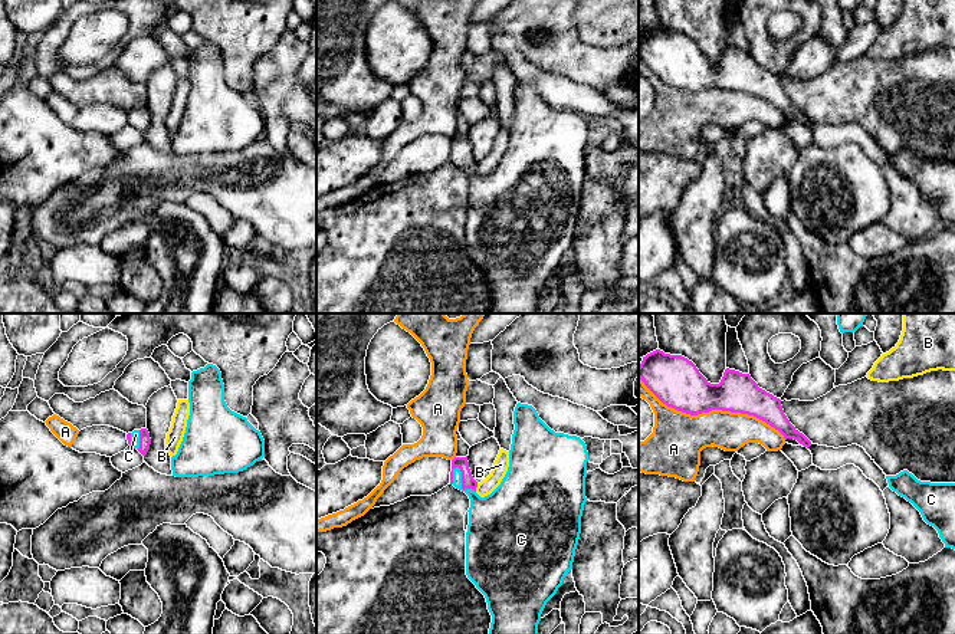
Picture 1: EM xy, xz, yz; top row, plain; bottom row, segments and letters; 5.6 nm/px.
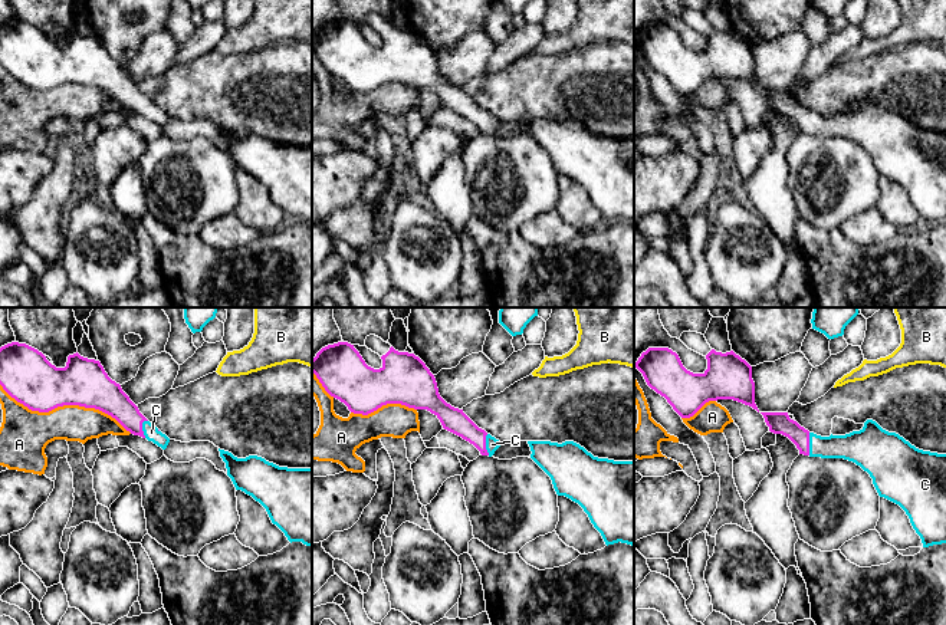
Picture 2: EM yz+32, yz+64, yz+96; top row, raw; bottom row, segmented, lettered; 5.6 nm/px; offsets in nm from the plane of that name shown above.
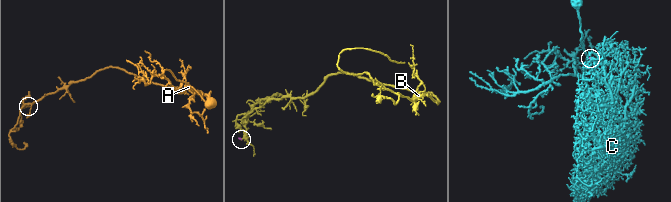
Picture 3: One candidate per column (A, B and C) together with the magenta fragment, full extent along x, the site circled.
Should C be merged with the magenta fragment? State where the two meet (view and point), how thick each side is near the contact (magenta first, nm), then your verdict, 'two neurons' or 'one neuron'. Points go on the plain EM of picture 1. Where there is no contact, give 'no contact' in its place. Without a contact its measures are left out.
contact xz (462, 160); calibres 80 and 240 nm; one neuron

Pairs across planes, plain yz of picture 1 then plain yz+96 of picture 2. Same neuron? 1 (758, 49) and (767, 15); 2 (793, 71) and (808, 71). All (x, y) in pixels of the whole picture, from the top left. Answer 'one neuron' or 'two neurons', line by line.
1: one neuron
2: two neurons

